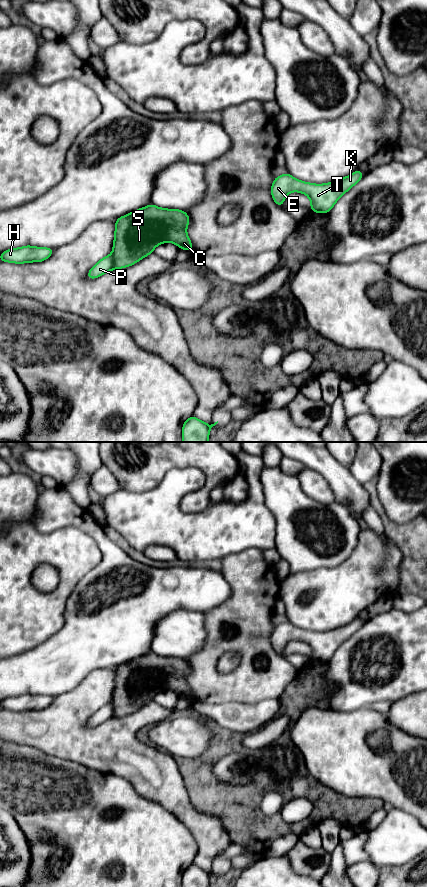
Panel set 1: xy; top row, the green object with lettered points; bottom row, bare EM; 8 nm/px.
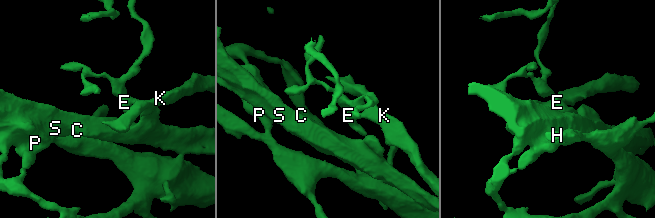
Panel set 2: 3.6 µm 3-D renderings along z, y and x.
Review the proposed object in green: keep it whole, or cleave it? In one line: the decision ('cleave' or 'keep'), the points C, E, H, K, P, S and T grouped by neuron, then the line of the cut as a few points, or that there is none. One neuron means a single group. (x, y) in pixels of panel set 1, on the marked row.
cleave; C S / E H K P T; cut in xy along (110, 255), (114, 268)

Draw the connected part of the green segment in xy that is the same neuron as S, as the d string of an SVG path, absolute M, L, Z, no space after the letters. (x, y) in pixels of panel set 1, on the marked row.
M150 204L115 220L111 256L114 269L129 267L153 253L156 246L172 242L192 251L186 228L190 219L186 211L163 209Z

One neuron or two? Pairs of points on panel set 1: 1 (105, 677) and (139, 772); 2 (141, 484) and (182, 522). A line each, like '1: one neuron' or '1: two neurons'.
1: one neuron
2: two neurons

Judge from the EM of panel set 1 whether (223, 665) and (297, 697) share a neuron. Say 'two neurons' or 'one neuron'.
two neurons

